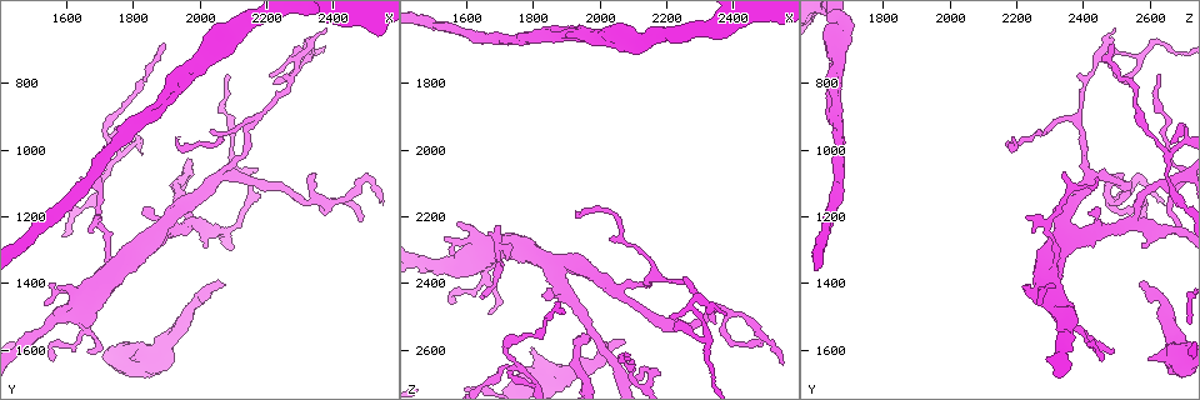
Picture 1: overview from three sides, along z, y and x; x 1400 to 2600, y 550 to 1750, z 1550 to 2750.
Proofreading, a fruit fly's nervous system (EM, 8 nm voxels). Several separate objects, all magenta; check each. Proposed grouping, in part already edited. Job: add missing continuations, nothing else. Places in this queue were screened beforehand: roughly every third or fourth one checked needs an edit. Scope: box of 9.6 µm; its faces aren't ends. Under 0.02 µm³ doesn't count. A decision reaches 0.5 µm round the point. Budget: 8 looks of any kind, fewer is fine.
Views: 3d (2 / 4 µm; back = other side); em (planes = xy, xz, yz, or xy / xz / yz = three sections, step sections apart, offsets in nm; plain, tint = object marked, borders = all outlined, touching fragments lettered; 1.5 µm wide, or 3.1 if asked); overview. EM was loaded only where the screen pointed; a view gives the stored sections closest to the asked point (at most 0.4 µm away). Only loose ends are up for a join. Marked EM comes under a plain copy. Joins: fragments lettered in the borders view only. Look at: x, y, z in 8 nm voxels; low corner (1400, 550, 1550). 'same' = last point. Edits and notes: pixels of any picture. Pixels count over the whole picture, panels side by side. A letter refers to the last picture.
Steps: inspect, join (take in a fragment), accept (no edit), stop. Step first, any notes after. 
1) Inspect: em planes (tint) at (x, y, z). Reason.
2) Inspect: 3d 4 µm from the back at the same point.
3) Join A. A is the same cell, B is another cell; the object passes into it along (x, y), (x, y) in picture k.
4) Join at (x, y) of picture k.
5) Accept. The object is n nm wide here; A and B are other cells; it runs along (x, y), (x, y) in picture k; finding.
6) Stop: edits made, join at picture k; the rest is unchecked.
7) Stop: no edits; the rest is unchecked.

Inspect: 3d 2 µm at (1930, 970, 2200). Long arm stops here.

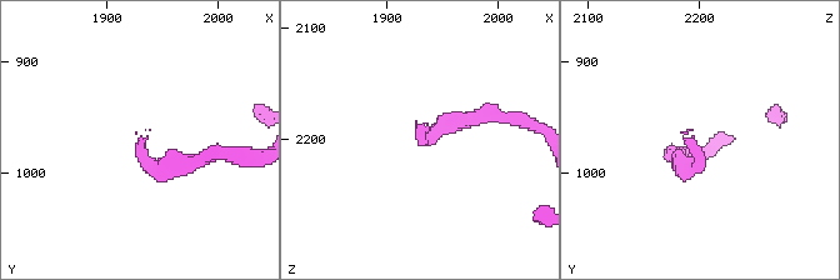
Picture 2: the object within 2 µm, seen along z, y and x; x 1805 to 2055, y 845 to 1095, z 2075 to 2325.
Inspect: em yz step 8 (borders) at (1928, 968, 2196). Shape alone is not enough.

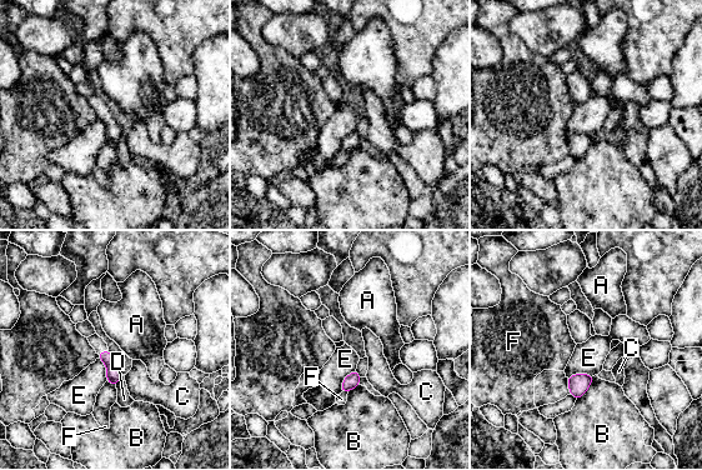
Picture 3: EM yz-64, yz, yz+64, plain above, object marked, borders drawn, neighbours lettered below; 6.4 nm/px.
Inspect: em planes (borders) at the same point.

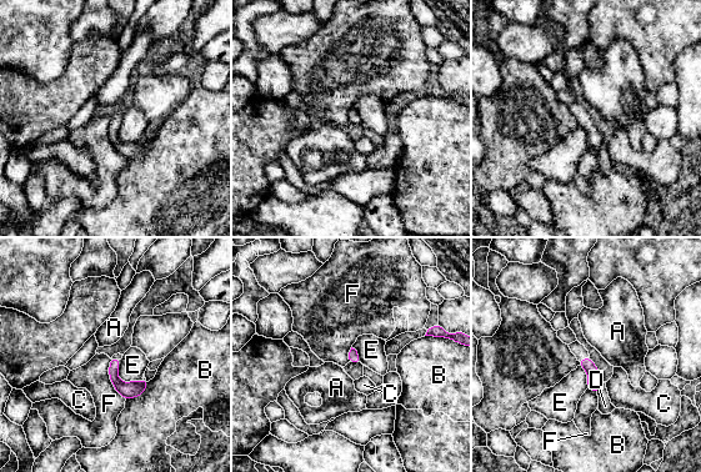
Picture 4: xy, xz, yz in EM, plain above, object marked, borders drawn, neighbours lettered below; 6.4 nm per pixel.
Accept. The longest contact is with F, 300 nm; A, B, C, D, E and F are other cells; a border runs along (109, 358), (109, 380), (125, 400) in picture 4; no lettered fragment goes on from it.

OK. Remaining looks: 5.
Inspect: em planes (borders) at (1830, 1180, 2440). An open end.

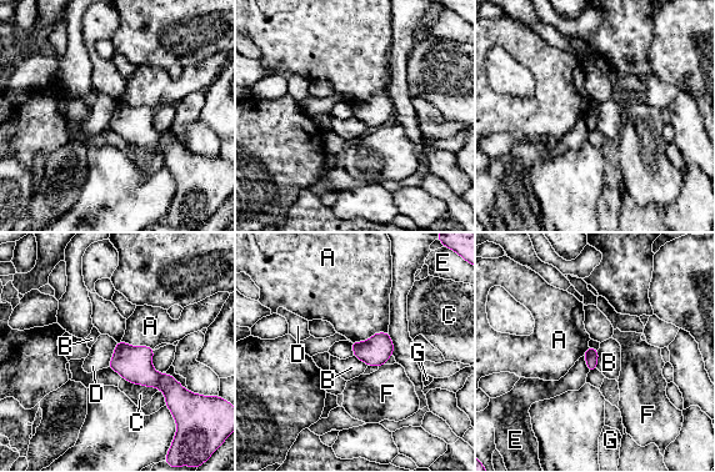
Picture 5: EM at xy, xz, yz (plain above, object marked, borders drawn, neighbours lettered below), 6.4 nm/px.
Accept. A, B, C, D, E, F and G are other cells; none of them fits.

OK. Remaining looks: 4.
Inspect: 3d 4 µm from the back at (2070, 1410, 2570). An open end.

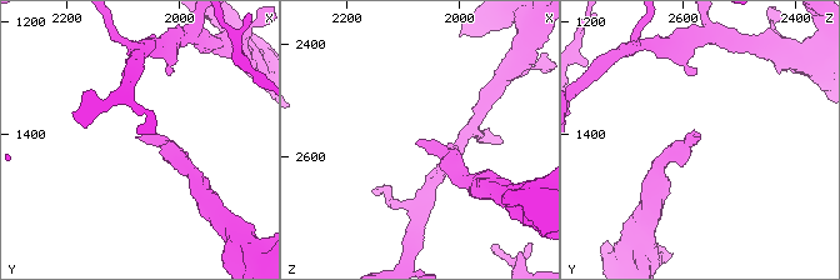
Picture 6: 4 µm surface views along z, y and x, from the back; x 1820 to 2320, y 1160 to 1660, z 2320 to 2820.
Inspect: em planes (borders) at (2075, 1400, 2570).

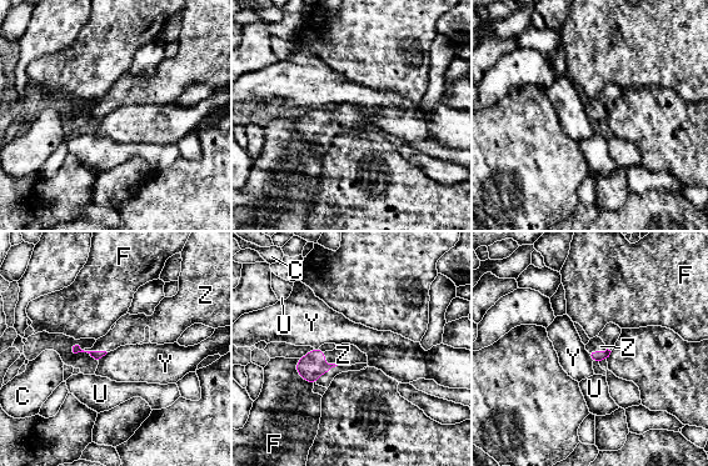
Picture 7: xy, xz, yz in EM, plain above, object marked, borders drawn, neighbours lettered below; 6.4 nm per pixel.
Join Z. Z is the same cell, C, F, U and Y are other cells; the object passes into it along (310, 366), (325, 362), (343, 355) in picture 7; the cell continues.

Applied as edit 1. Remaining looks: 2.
Stop: edits made, join at picture 7; the rest is unchecked.

